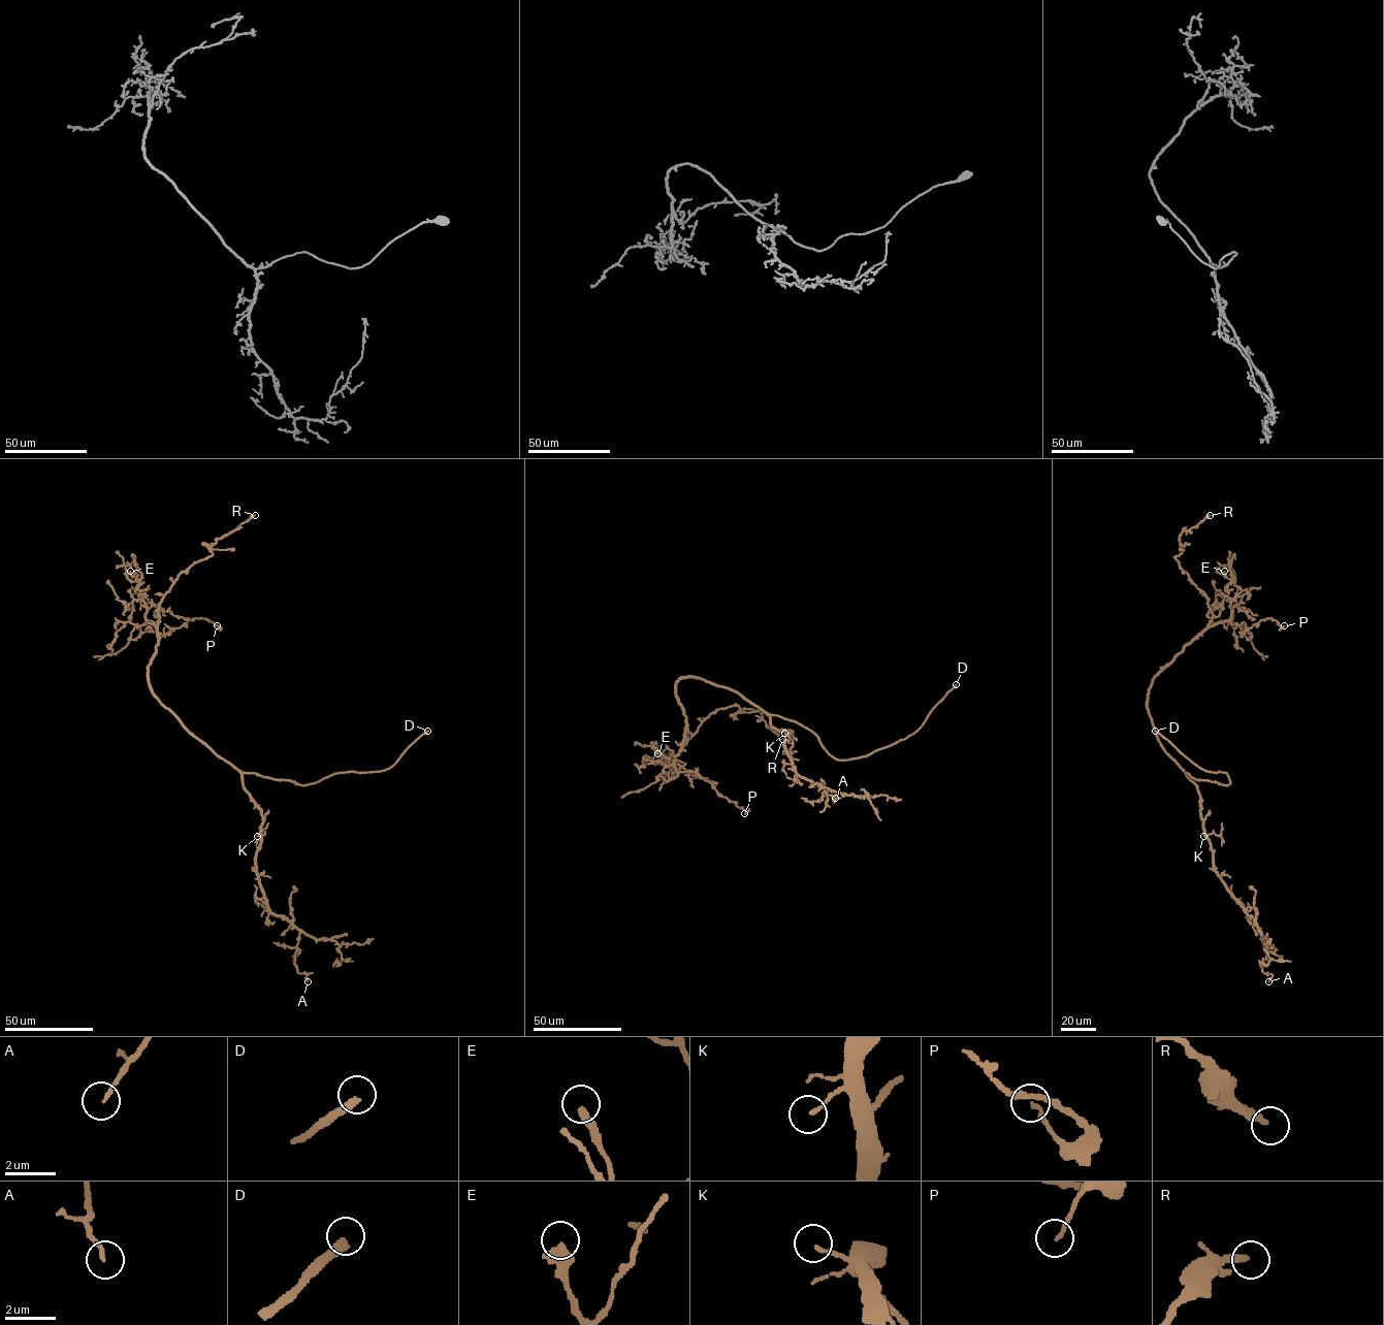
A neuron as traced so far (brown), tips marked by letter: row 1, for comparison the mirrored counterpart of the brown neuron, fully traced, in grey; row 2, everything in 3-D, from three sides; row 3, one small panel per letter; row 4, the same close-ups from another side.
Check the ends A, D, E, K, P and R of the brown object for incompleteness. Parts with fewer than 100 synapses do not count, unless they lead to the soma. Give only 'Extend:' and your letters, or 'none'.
Extend: D

